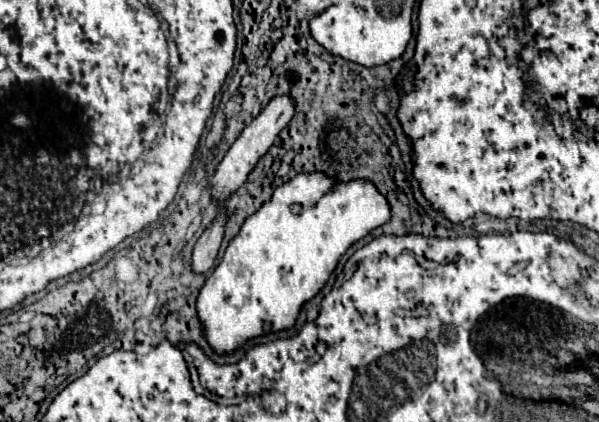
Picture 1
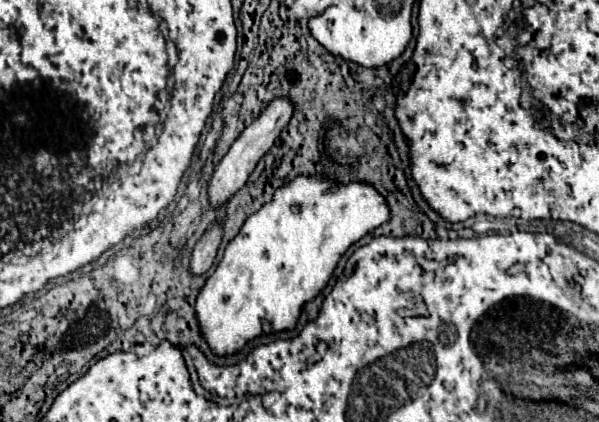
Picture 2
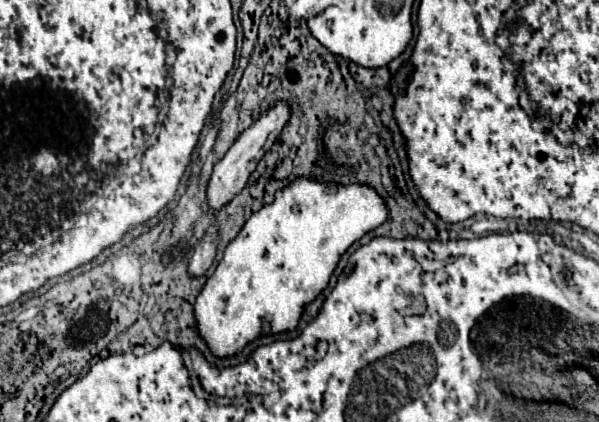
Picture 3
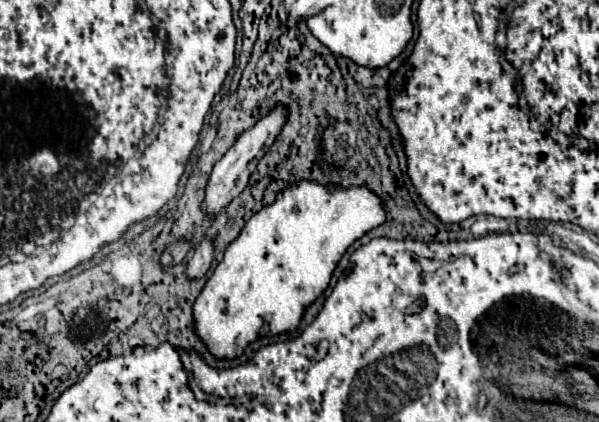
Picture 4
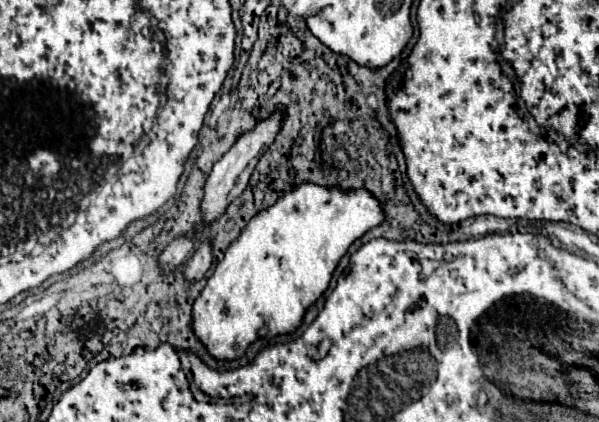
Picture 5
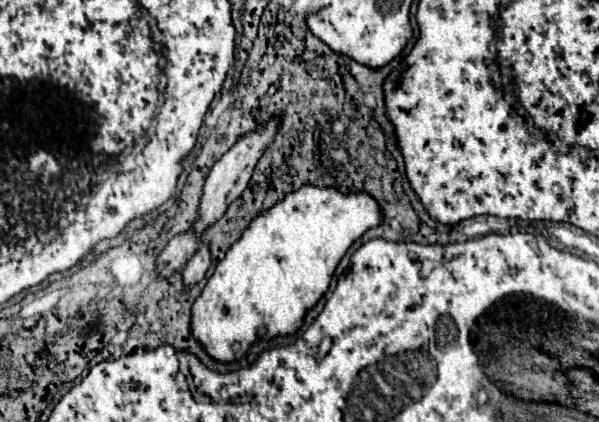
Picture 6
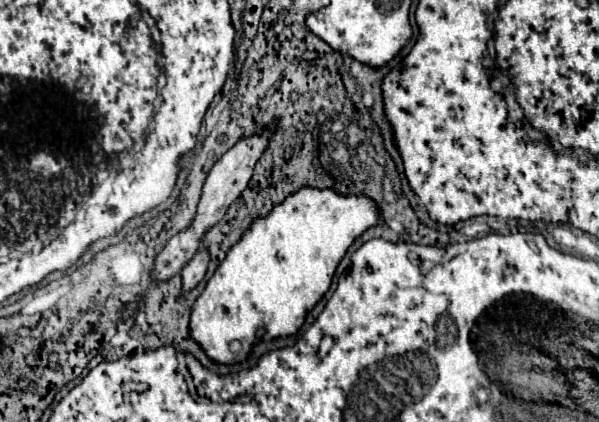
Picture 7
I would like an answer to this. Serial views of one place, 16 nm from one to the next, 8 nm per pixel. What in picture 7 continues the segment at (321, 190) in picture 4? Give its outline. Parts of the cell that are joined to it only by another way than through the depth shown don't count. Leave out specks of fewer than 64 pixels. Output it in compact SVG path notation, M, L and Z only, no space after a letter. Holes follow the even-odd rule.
M300 188L282 204L274 206L274 210L266 218L256 218L242 240L226 254L226 260L216 268L204 292L192 306L190 336L200 344L206 356L218 364L234 364L246 360L254 342L258 340L260 330L264 330L268 340L294 336L304 324L306 314L328 292L336 266L344 258L350 244L376 222L376 204L366 196L340 196L328 188ZM232 340L242 342L242 352L238 356L232 356L232 352L228 350L228 344Z

